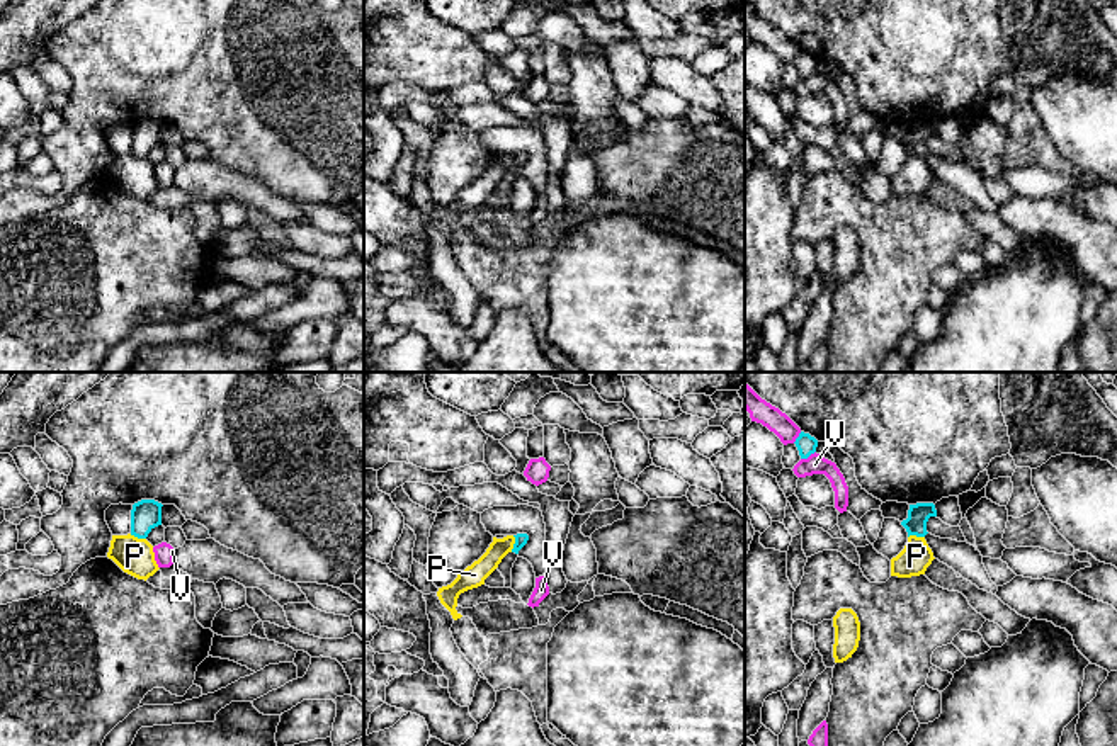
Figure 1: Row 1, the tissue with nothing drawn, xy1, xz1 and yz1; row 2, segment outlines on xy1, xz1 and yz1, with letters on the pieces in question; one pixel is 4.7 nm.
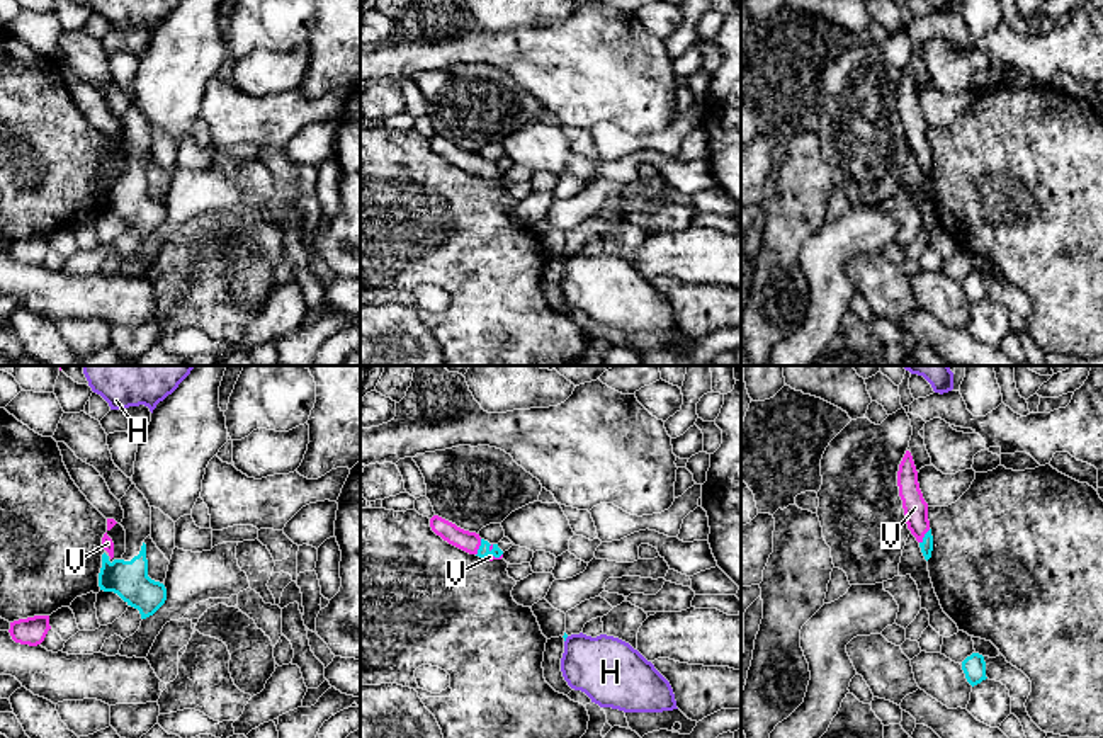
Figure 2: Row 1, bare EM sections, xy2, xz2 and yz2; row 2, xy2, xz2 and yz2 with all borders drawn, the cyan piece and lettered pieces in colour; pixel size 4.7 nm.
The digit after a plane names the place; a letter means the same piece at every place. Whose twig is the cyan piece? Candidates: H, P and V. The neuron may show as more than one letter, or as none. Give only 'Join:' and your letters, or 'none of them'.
Join: V

